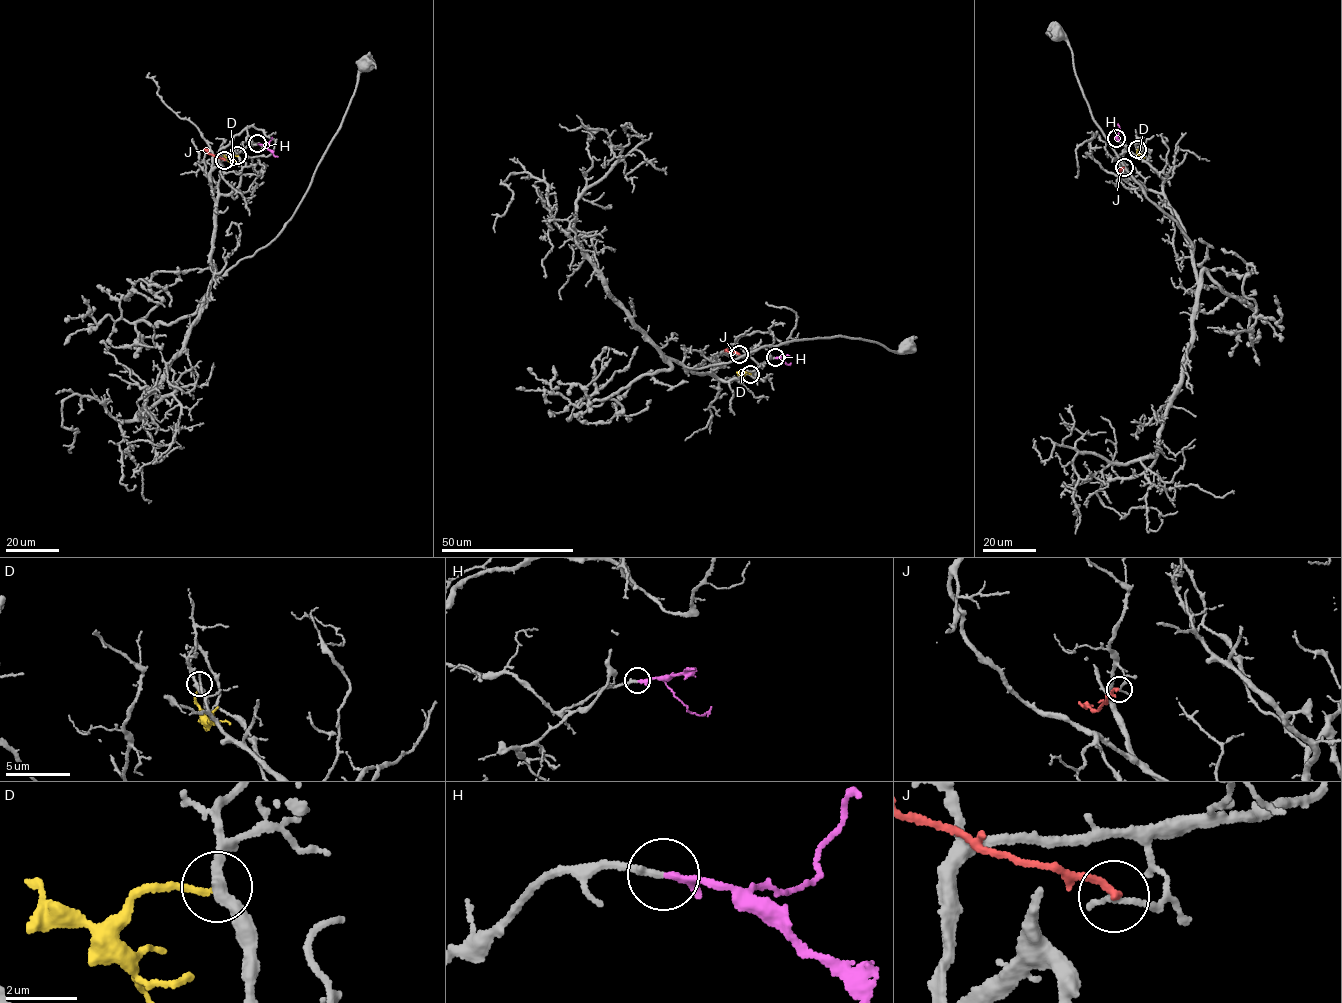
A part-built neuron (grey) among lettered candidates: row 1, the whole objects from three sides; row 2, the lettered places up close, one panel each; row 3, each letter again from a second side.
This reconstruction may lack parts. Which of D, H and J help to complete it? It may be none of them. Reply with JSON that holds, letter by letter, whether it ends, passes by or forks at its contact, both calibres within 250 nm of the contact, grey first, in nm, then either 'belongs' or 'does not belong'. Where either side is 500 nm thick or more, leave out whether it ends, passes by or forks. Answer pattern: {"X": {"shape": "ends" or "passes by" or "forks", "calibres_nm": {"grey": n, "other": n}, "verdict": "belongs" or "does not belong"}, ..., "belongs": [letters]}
{"D": {"shape": "ends", "calibres_nm": {"grey": 320, "other": 170}, "verdict": "does not belong"}, "H": {"shape": "ends", "calibres_nm": {"grey": 200, "other": 200}, "verdict": "belongs"}, "J": {"shape": "ends", "calibres_nm": {"grey": 150, "other": 200}, "verdict": "does not belong"}, "belongs": ["H"]}

